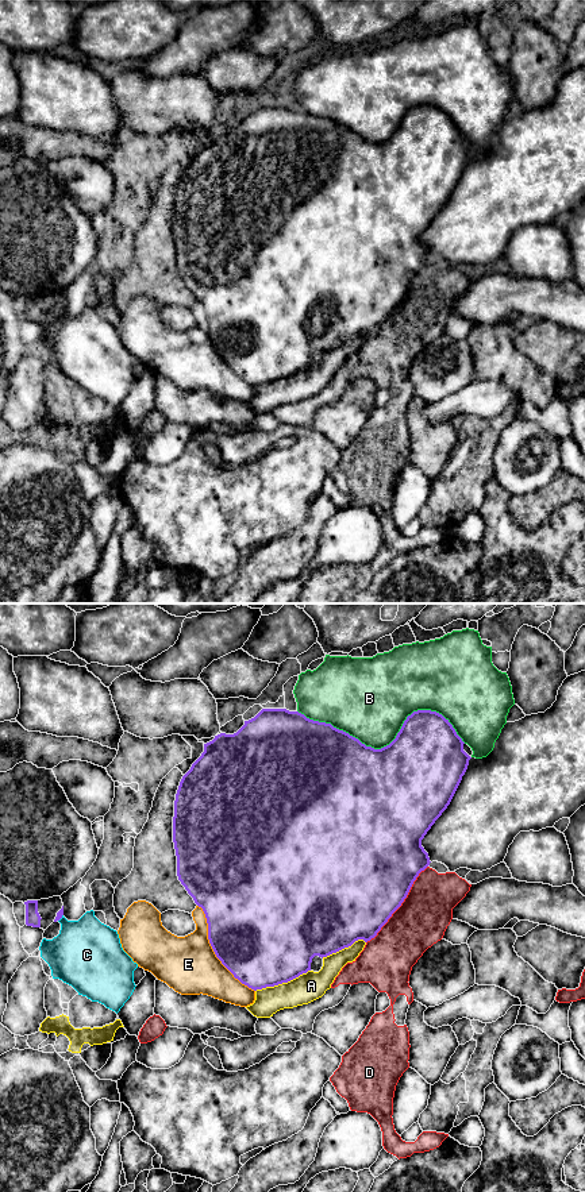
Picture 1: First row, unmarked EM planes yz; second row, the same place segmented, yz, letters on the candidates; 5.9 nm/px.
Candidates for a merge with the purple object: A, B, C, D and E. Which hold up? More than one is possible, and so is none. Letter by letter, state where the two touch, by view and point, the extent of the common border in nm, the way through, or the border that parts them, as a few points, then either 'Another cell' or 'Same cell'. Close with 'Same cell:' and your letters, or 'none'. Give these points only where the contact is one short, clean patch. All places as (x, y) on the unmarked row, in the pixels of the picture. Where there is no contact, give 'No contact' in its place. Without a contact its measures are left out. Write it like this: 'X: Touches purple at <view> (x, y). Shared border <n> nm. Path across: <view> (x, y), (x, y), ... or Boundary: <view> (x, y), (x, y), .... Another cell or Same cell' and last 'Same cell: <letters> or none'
A: Touches purple at yz (283, 377). Shared border 360 nm. Another cell
B: Touches purple at yz (389, 139). Shared border 1000 nm. Another cell
C: Touches purple at yz (61, 312). Shared border 50 nm. Another cell
D: Touches purple at yz (400, 300). Shared border 600 nm. Another cell
E: Touches purple at yz (214, 346). Shared border 600 nm. Another cell
Same cell: none

